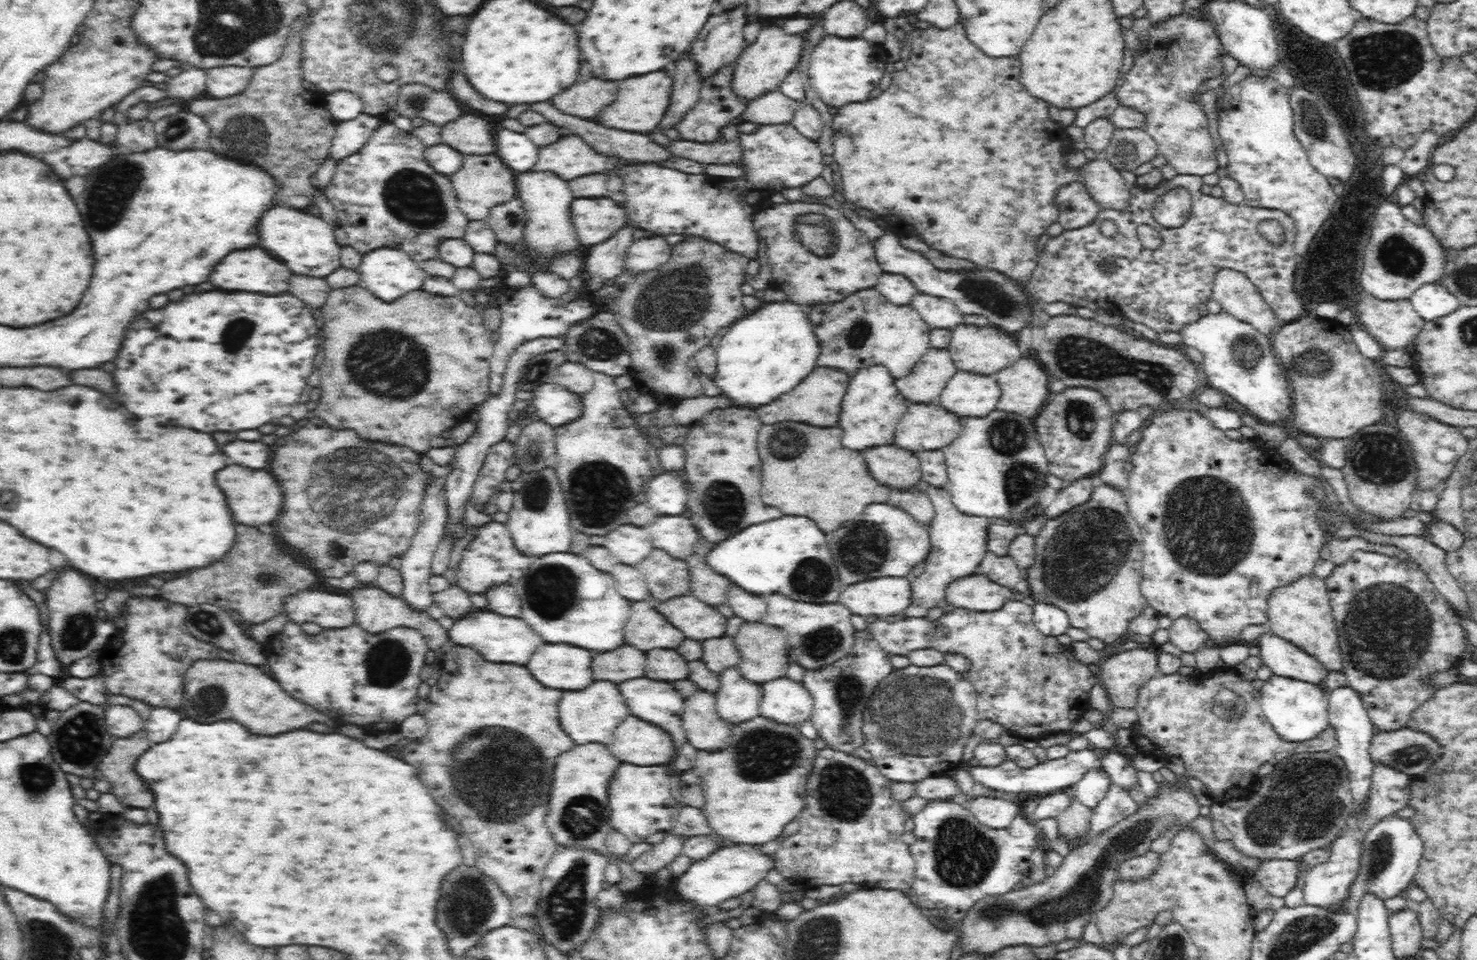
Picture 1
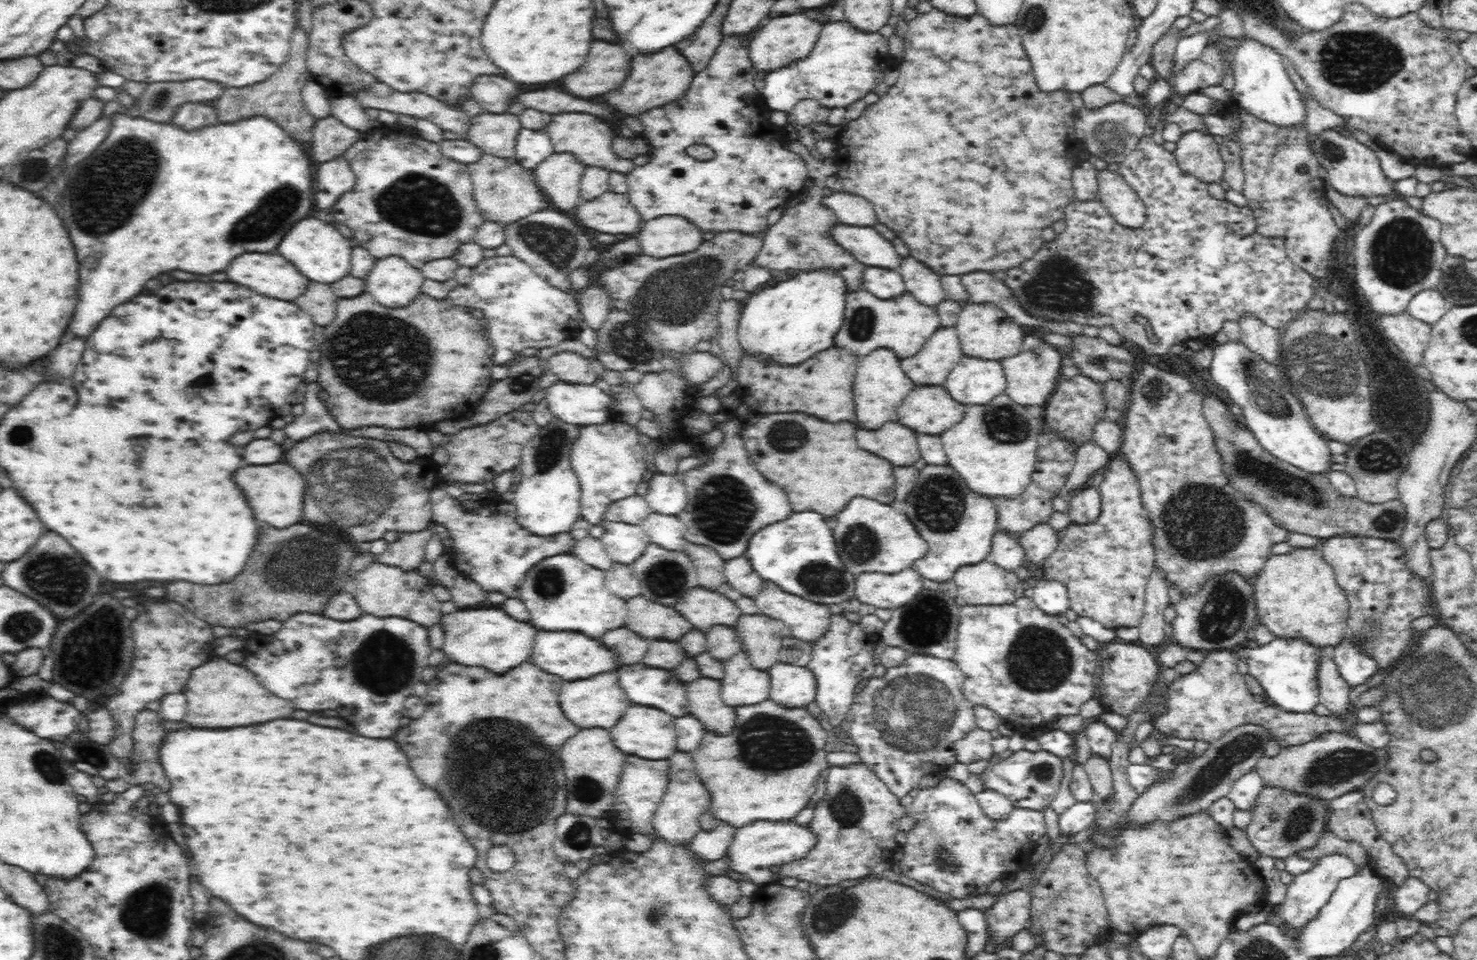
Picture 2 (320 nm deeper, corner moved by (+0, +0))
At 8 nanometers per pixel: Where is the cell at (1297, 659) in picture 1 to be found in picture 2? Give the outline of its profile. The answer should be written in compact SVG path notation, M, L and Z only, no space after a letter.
M1318 654L1315 662L1315 676L1318 681L1319 702L1334 713L1348 713L1350 689L1340 677L1336 663L1325 655Z

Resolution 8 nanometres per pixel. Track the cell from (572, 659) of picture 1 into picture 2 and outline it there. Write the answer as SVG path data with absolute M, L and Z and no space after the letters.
M538 634L538 642L534 644L534 652L530 660L544 672L560 676L566 682L586 680L596 674L608 672L616 666L614 654L606 650L598 640L590 640L582 634Z

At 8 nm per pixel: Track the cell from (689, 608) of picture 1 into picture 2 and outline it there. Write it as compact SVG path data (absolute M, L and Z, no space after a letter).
M692 588L684 594L684 598L674 604L678 610L698 632L708 632L710 626L734 626L740 618L740 610L736 604L722 594Z

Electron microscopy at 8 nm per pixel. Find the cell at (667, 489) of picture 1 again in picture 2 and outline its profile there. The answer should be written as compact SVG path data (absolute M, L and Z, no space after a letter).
M655 473L648 482L648 490L644 496L654 512L663 515L681 513L689 501L687 488L677 475Z

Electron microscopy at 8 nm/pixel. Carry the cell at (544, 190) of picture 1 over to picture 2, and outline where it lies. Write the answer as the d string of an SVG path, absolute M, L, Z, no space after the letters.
M552 153L530 174L549 208L568 214L583 201L579 184L584 169L572 156Z

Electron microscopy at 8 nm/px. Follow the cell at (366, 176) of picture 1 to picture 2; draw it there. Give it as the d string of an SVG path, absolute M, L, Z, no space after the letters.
M406 133L400 137L362 138L344 155L356 174L356 186L336 200L332 216L346 224L360 246L376 258L398 254L414 268L422 268L426 262L452 257L458 246L471 243L478 227L485 221L475 205L466 165L443 158L435 142L423 140L416 134L410 138Z

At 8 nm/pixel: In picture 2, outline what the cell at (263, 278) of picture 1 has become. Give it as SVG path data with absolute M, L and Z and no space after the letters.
M242 254L234 258L234 262L226 268L226 276L230 282L248 286L252 292L258 292L270 298L286 298L286 300L298 298L300 294L304 294L308 286L306 278L302 278L302 274L298 274L298 270L278 254Z

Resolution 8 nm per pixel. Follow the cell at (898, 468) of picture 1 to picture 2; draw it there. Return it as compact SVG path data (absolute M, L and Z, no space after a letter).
M886 424L874 434L866 434L866 430L856 432L862 450L872 452L898 468L910 467L920 460L917 437L914 431L902 424Z

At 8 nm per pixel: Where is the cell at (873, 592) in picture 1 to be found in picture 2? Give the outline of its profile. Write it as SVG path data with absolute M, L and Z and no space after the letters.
M914 568L895 574L860 574L855 584L855 598L861 603L893 610L908 605L924 588L924 581Z

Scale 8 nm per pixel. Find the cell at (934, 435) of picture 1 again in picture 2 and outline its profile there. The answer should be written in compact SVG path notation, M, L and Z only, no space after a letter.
M920 386L915 387L909 396L902 401L898 408L900 424L916 434L940 436L962 420L965 406L956 402L942 387Z

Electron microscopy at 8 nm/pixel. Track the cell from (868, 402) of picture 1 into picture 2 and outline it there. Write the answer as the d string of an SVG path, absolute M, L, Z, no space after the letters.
M888 349L874 350L868 356L870 358L860 358L858 360L858 372L854 380L854 404L856 404L856 426L864 430L878 430L886 422L896 422L896 408L902 404L902 401L909 396L915 389L915 385L910 378L906 377L900 366L900 360L894 356L894 353Z

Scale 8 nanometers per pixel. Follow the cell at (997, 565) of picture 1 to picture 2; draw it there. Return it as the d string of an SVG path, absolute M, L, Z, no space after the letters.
M1000 532L993 536L990 552L986 561L994 563L1006 571L1016 570L1024 564L1024 551L1014 537L1008 537Z

